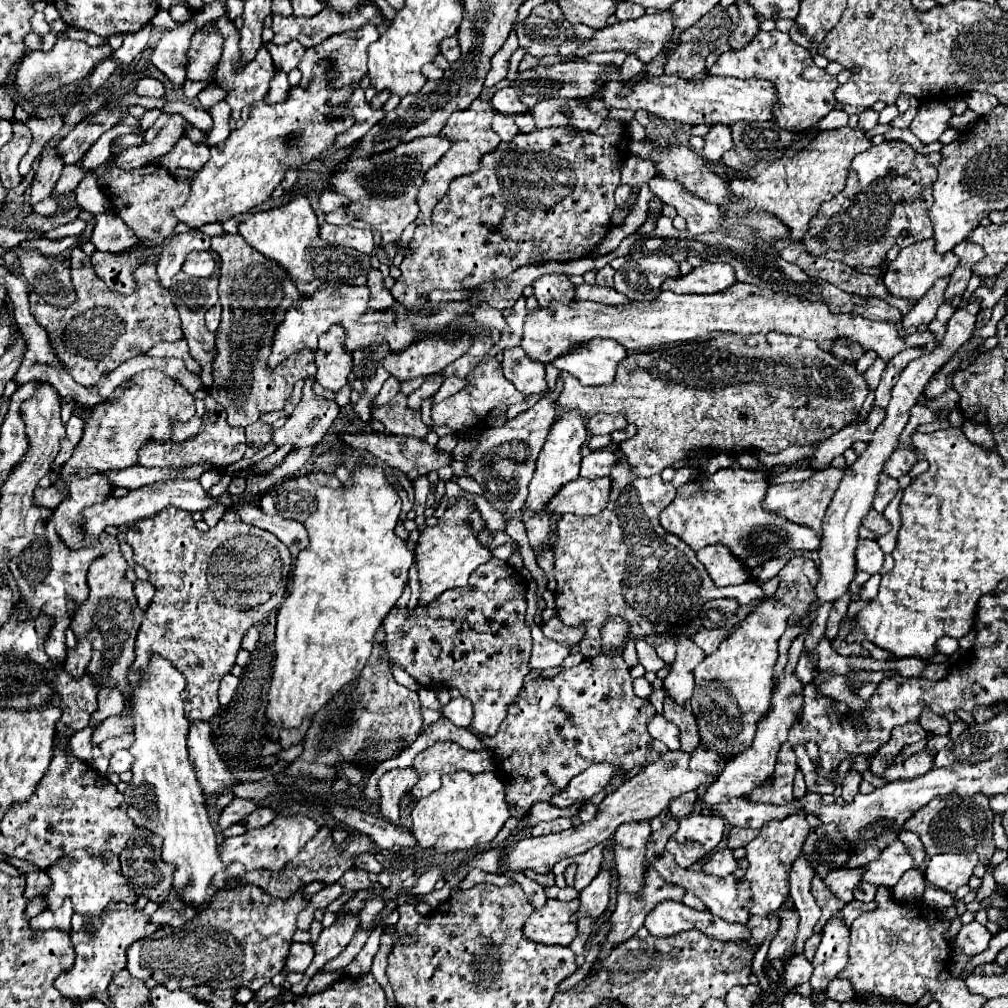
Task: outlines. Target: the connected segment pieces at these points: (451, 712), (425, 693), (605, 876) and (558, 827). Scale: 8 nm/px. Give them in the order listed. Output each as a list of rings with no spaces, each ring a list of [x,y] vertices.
[[[457,697],[451,699],[445,707],[443,707],[443,715],[457,727],[469,727],[471,719],[473,719],[473,707],[471,701],[465,697]]]
[[[419,687],[419,699],[421,699],[421,705],[423,705],[423,707],[429,707],[429,709],[437,709],[437,711],[441,711],[441,703],[439,703],[439,699],[433,697],[433,691],[431,691],[431,689]]]
[[[601,869],[599,875],[591,881],[591,885],[581,891],[579,895],[581,907],[579,913],[575,913],[575,919],[601,917],[609,907],[609,893],[611,893],[611,871]]]
[[[553,819],[553,821],[539,823],[539,825],[531,827],[531,835],[549,835],[549,833],[563,831],[563,829],[569,829],[569,827],[573,827],[571,819]]]

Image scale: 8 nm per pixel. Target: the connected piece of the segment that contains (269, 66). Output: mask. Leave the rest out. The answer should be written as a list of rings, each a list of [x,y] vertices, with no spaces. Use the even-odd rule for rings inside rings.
[[[219,17],[219,19],[211,21],[209,27],[211,27],[213,31],[221,33],[223,39],[225,39],[223,55],[221,55],[219,65],[217,65],[215,83],[217,83],[221,89],[227,91],[225,103],[229,103],[229,107],[231,107],[231,119],[239,121],[243,107],[247,107],[247,105],[251,105],[251,103],[257,103],[257,101],[261,101],[261,99],[267,95],[267,91],[269,91],[269,81],[271,81],[271,77],[275,75],[276,68],[275,65],[273,65],[273,59],[271,59],[269,51],[263,49],[263,47],[257,51],[257,55],[255,55],[253,61],[249,61],[247,65],[239,67],[239,65],[237,65],[237,63],[239,63],[239,29],[235,27],[235,23],[229,21],[227,17]]]

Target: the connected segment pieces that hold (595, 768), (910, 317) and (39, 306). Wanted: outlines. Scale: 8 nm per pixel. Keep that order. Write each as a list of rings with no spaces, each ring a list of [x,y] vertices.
[[[597,763],[597,765],[591,765],[589,769],[585,769],[583,773],[575,775],[569,785],[565,789],[561,789],[559,793],[555,793],[549,803],[553,807],[571,807],[579,801],[585,801],[589,797],[593,797],[595,793],[599,793],[611,779],[611,775],[615,775],[615,771],[619,771],[617,767],[611,767],[609,763]]]
[[[939,279],[939,283],[935,283],[935,287],[931,287],[931,291],[927,291],[927,295],[923,295],[923,299],[919,299],[919,303],[915,303],[907,315],[903,315],[905,329],[929,325],[933,321],[933,317],[939,309],[939,301],[941,301],[941,305],[945,301],[943,293],[945,293],[947,283],[949,283],[949,279]]]
[[[79,247],[73,249],[71,253],[71,279],[73,279],[73,285],[75,285],[75,291],[77,291],[77,301],[67,307],[67,309],[57,309],[57,307],[51,307],[49,303],[45,303],[41,299],[41,295],[37,293],[29,293],[29,303],[31,303],[31,313],[35,315],[37,323],[45,327],[47,335],[49,335],[49,343],[51,347],[55,349],[57,357],[59,357],[59,363],[61,367],[83,387],[93,387],[97,385],[99,377],[105,373],[105,371],[113,371],[117,369],[123,361],[131,359],[131,357],[137,357],[141,353],[147,353],[155,343],[167,339],[167,341],[175,341],[175,339],[181,339],[183,333],[181,333],[181,321],[179,321],[179,313],[171,301],[171,295],[167,289],[159,287],[159,279],[157,279],[157,273],[155,273],[155,265],[151,263],[145,263],[143,265],[143,283],[139,283],[137,291],[129,297],[125,295],[119,295],[119,293],[113,293],[93,271],[91,267],[91,257],[85,255]]]

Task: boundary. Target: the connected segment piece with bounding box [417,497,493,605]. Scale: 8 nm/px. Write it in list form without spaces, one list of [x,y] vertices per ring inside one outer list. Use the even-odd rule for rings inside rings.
[[[457,497],[455,503],[437,519],[437,525],[427,527],[419,537],[417,547],[417,567],[419,567],[419,583],[421,583],[421,597],[419,603],[425,605],[433,601],[439,593],[453,587],[465,587],[469,575],[481,565],[493,559],[493,553],[483,547],[475,531],[471,527],[469,515],[475,511],[475,503],[467,497]]]

